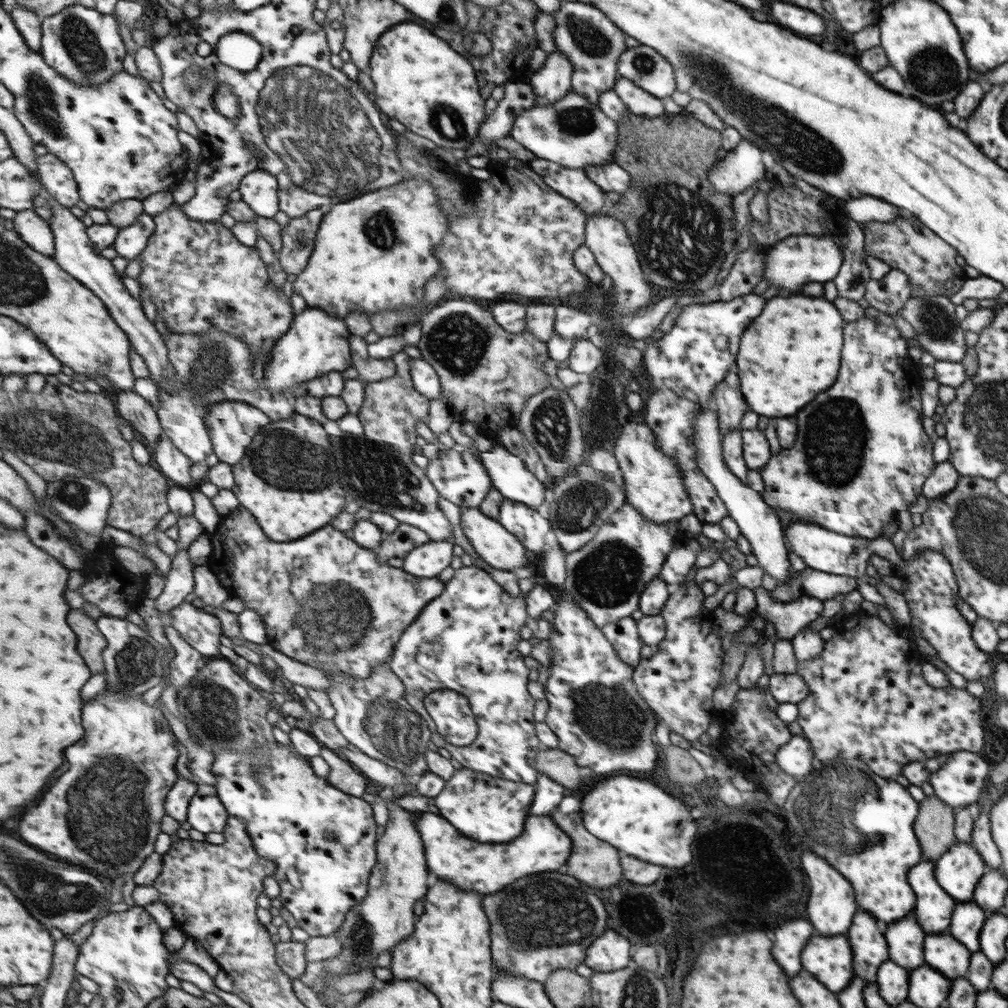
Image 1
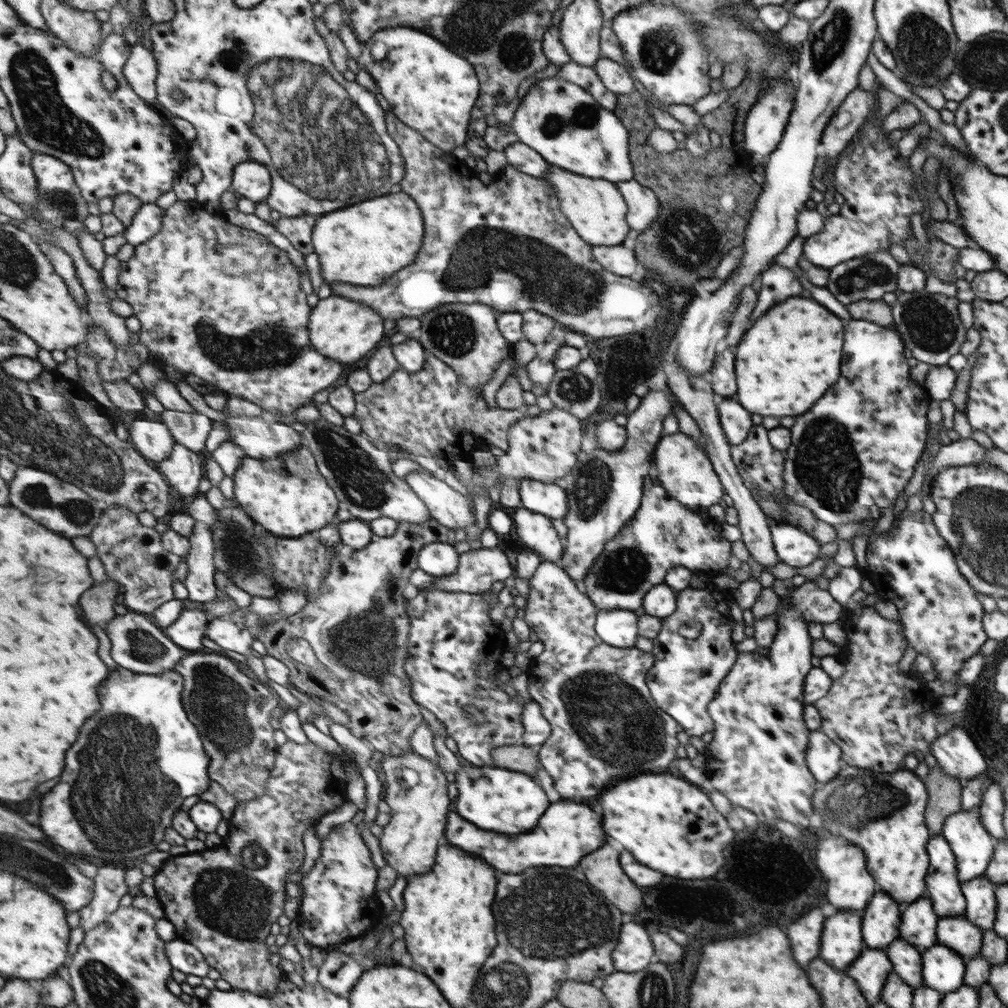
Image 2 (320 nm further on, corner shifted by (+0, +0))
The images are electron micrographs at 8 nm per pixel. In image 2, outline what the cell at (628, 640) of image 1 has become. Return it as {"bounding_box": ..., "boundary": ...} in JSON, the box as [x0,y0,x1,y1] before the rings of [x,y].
{"bounding_box":[595,610,638,648],"boundary":[[[597,610],[595,631],[604,644],[619,648],[634,646],[638,617],[628,610]]]}

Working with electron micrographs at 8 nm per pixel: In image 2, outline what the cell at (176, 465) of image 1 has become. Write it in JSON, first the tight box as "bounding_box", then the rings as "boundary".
{"bounding_box":[132,418,176,465],"boundary":[[[135,418],[132,427],[132,442],[138,452],[149,459],[154,465],[174,452],[176,438],[165,424],[145,418]]]}

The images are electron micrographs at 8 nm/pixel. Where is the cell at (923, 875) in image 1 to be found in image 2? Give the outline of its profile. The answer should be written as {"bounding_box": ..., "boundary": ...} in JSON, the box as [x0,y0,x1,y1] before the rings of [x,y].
{"bounding_box":[927,835,967,918],"boundary":[[[933,835],[933,840],[929,840],[928,860],[933,860],[933,872],[929,872],[929,896],[927,897],[933,904],[934,912],[939,918],[963,915],[967,901],[956,875],[954,854],[943,835]]]}

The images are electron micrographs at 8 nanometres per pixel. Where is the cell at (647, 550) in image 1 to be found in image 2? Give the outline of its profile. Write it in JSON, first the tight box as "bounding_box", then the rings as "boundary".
{"bounding_box":[583,474,731,610],"boundary":[[[649,474],[649,484],[645,484],[645,500],[640,500],[641,512],[629,519],[629,524],[617,540],[609,540],[602,553],[592,564],[588,574],[584,576],[583,592],[587,593],[589,600],[597,610],[637,610],[641,605],[641,596],[647,594],[652,587],[664,582],[665,573],[675,566],[683,566],[692,572],[705,572],[722,569],[727,566],[731,556],[729,542],[715,530],[705,518],[701,518],[695,511],[688,509],[675,498],[667,494],[660,482]]]}

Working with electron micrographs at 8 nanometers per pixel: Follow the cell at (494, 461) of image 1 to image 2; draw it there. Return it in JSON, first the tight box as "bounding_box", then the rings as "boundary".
{"bounding_box":[520,478,568,520],"boundary":[[[529,478],[520,481],[523,507],[539,512],[552,520],[562,520],[568,512],[567,493],[559,484],[545,484]]]}

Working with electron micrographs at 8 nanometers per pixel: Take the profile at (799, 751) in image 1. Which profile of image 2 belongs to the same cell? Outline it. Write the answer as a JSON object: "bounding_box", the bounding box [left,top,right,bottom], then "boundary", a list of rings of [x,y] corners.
{"bounding_box":[806,731,842,784],"boundary":[[[810,731],[806,764],[818,784],[825,784],[838,776],[842,764],[840,756],[841,749],[825,733]]]}

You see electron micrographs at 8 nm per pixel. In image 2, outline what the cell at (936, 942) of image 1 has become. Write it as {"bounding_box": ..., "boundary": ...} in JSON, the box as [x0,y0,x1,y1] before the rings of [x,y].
{"bounding_box":[936,915,982,963],"boundary":[[[963,915],[940,917],[937,923],[936,944],[953,949],[965,963],[979,954],[982,931]]]}

